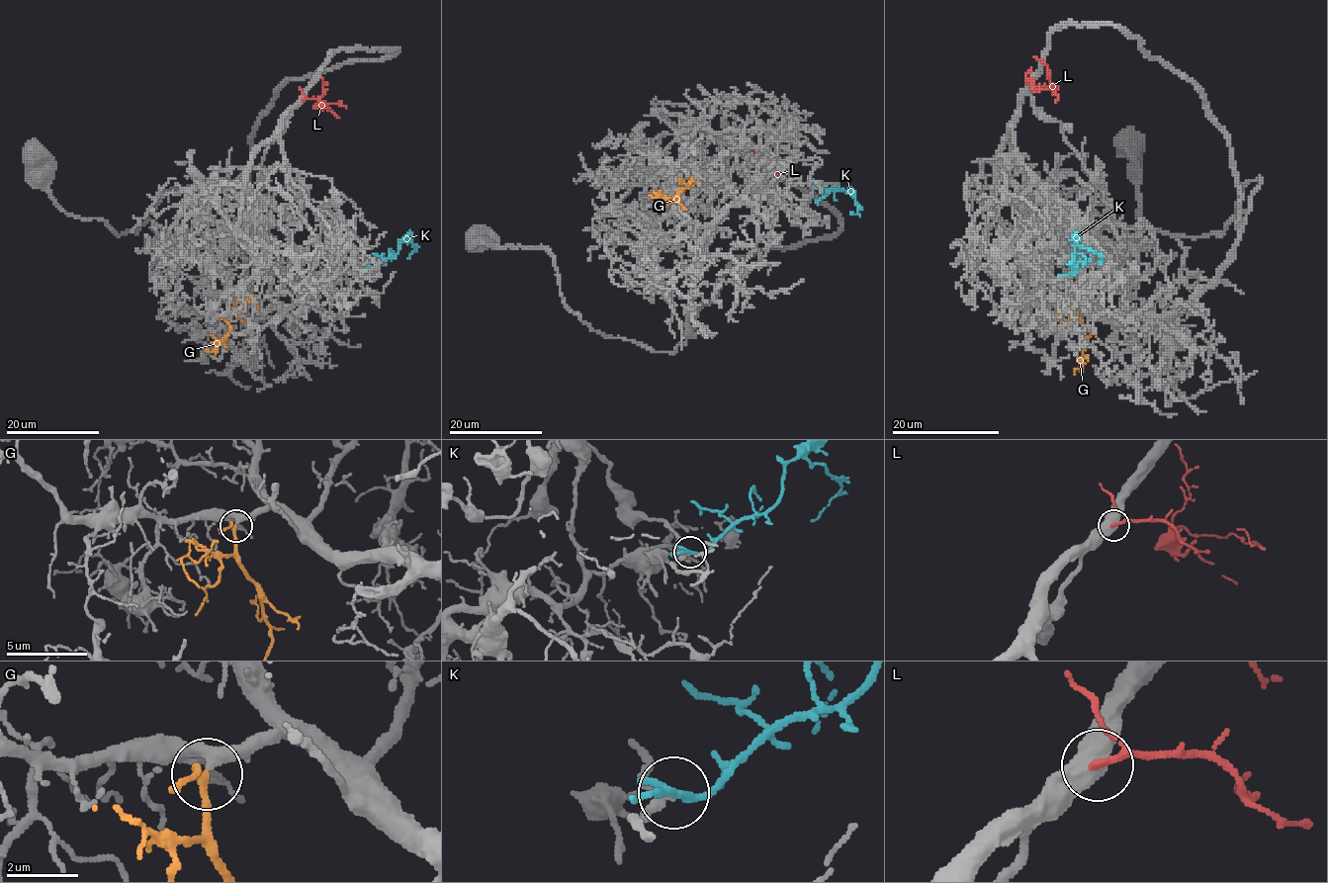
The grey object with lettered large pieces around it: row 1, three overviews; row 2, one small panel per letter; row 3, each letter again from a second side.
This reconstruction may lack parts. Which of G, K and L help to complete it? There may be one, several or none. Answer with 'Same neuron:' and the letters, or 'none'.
Same neuron: G

